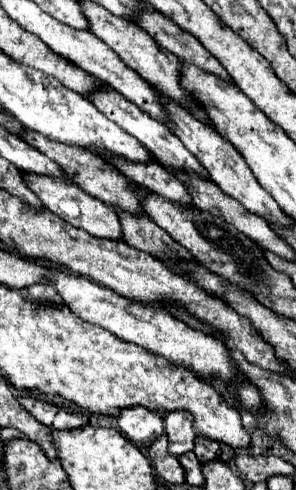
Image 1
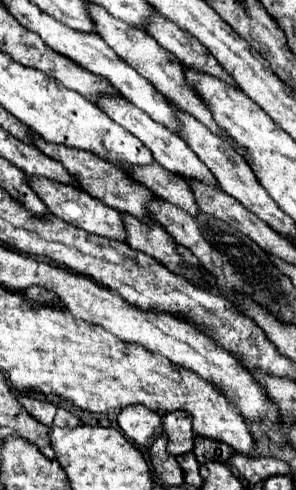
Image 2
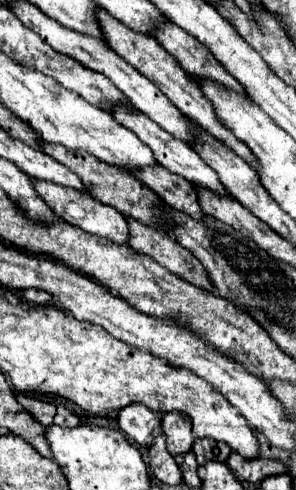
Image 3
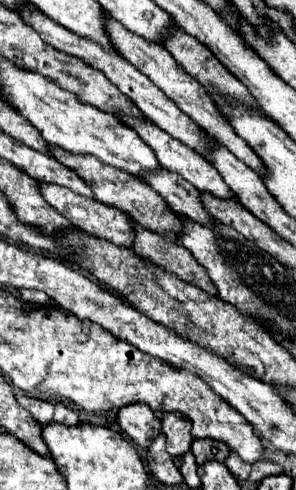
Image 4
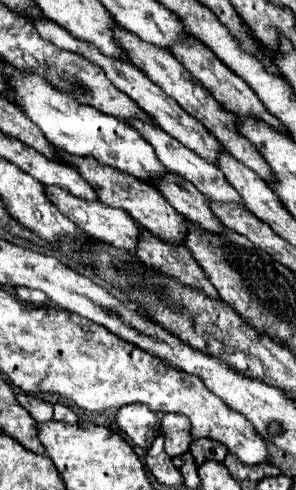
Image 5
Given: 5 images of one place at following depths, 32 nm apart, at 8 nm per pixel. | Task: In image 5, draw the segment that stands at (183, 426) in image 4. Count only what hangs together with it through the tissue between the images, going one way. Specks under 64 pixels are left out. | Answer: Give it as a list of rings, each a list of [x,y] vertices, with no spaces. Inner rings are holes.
[[[164,414],[162,434],[166,436],[166,452],[170,456],[180,456],[180,454],[188,452],[192,436],[190,436],[190,420],[186,416]]]

